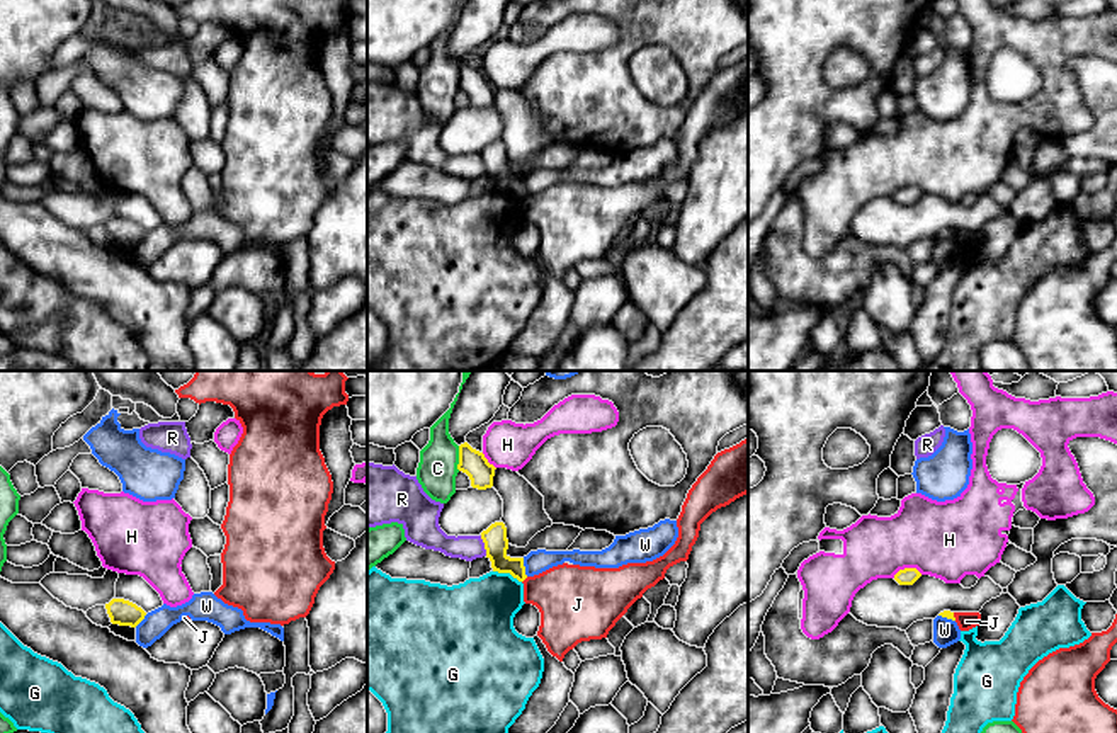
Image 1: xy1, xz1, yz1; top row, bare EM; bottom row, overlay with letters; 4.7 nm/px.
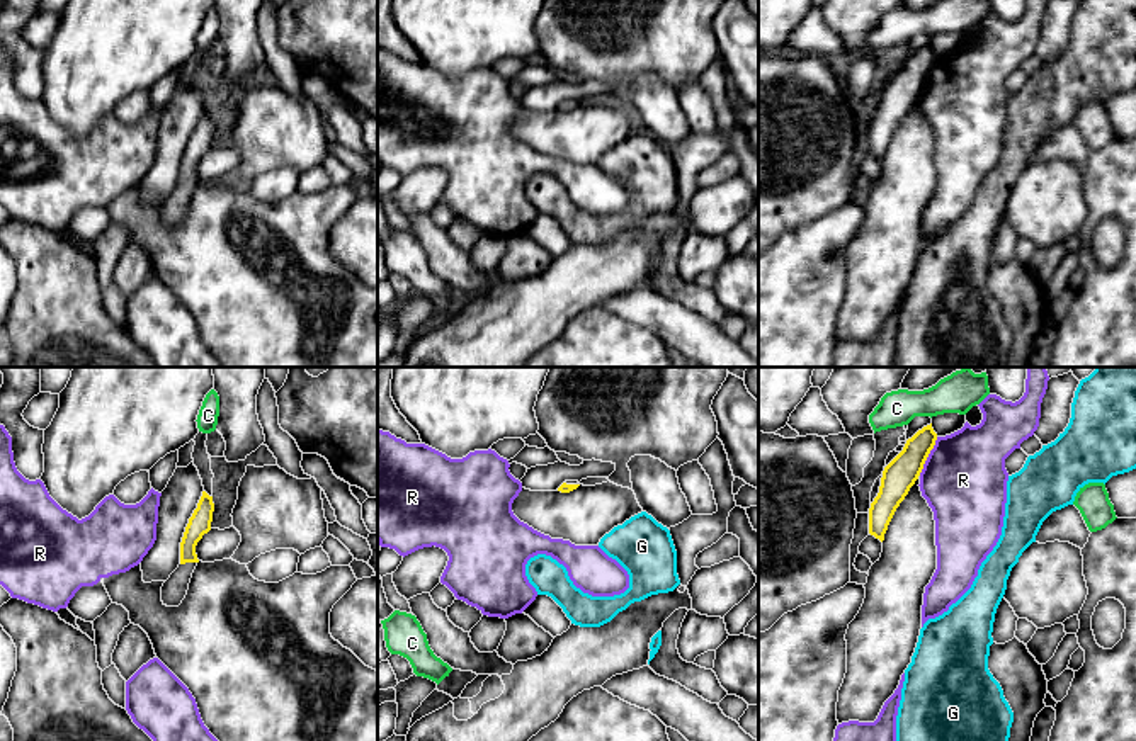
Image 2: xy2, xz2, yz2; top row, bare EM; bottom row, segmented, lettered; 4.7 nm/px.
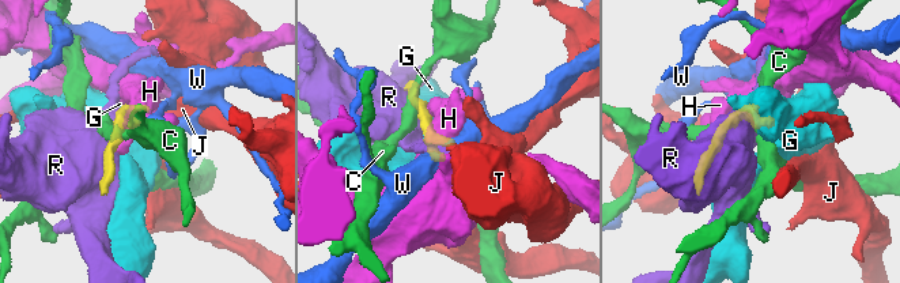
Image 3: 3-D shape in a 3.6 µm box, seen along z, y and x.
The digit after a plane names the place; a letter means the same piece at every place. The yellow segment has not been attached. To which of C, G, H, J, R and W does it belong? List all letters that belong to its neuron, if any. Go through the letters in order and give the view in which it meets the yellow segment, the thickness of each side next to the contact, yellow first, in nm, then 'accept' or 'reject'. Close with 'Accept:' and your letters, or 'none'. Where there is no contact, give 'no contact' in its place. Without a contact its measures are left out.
C: contact in xz1; calibres 120 and 190 nm; reject
G: contact in xz1; calibres 110 and 340 nm; reject
H: contact in yz1; calibres 80 and 380 nm; reject
J: contact in xz1; calibres 110 and 320 nm; reject
R: contact in yz2; calibres 160 and 400 nm; reject
W: contact in xz1; calibres 110 and 110 nm; reject
Accept: none

